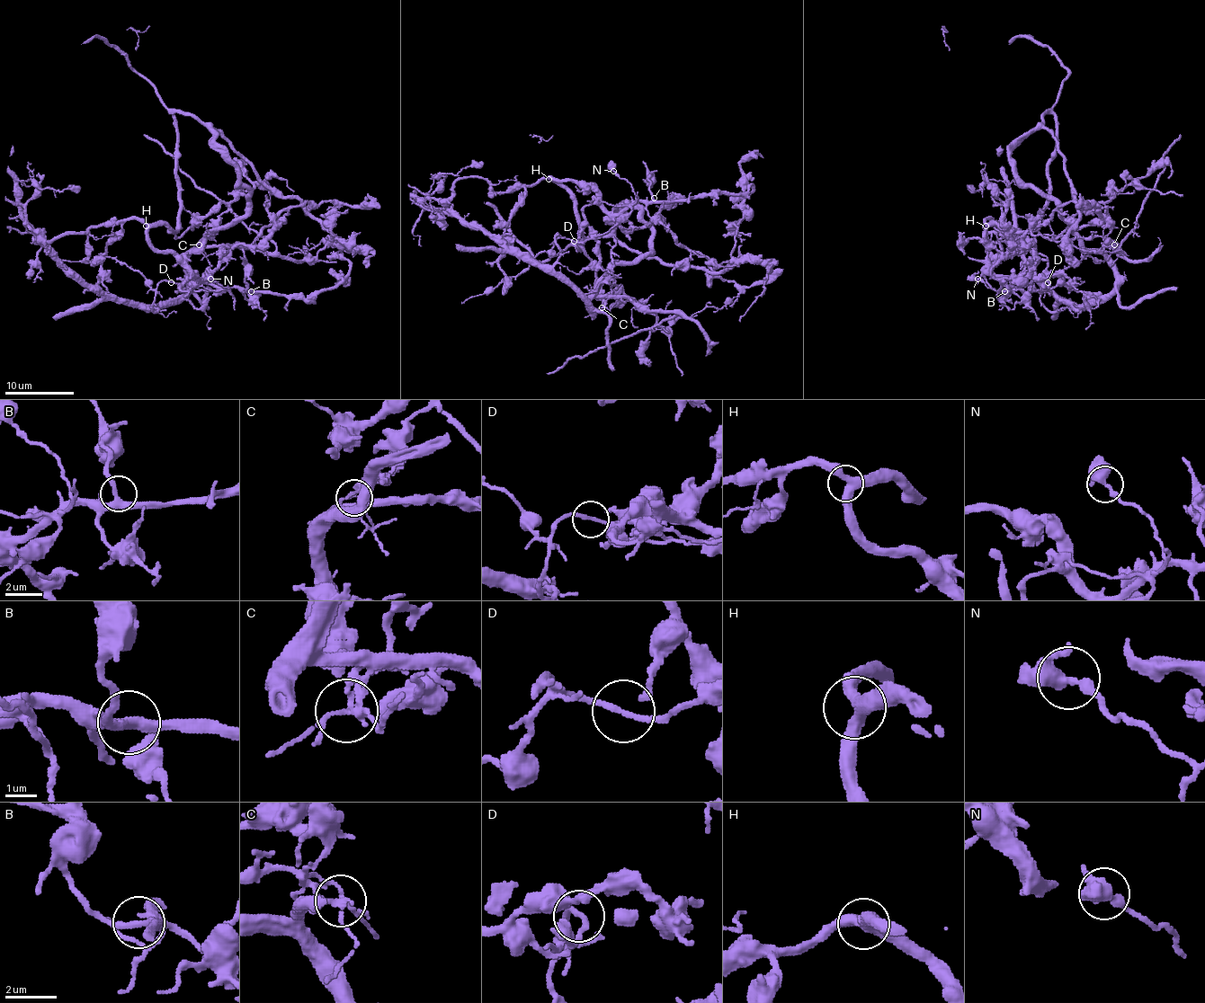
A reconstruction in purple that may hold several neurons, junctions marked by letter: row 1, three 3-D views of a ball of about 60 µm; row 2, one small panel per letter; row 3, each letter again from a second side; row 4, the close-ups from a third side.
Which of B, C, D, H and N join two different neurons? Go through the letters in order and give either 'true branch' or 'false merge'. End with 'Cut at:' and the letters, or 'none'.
B: true branch
C: true branch
D: true branch
H: true branch
N: true branch
Cut at: none

